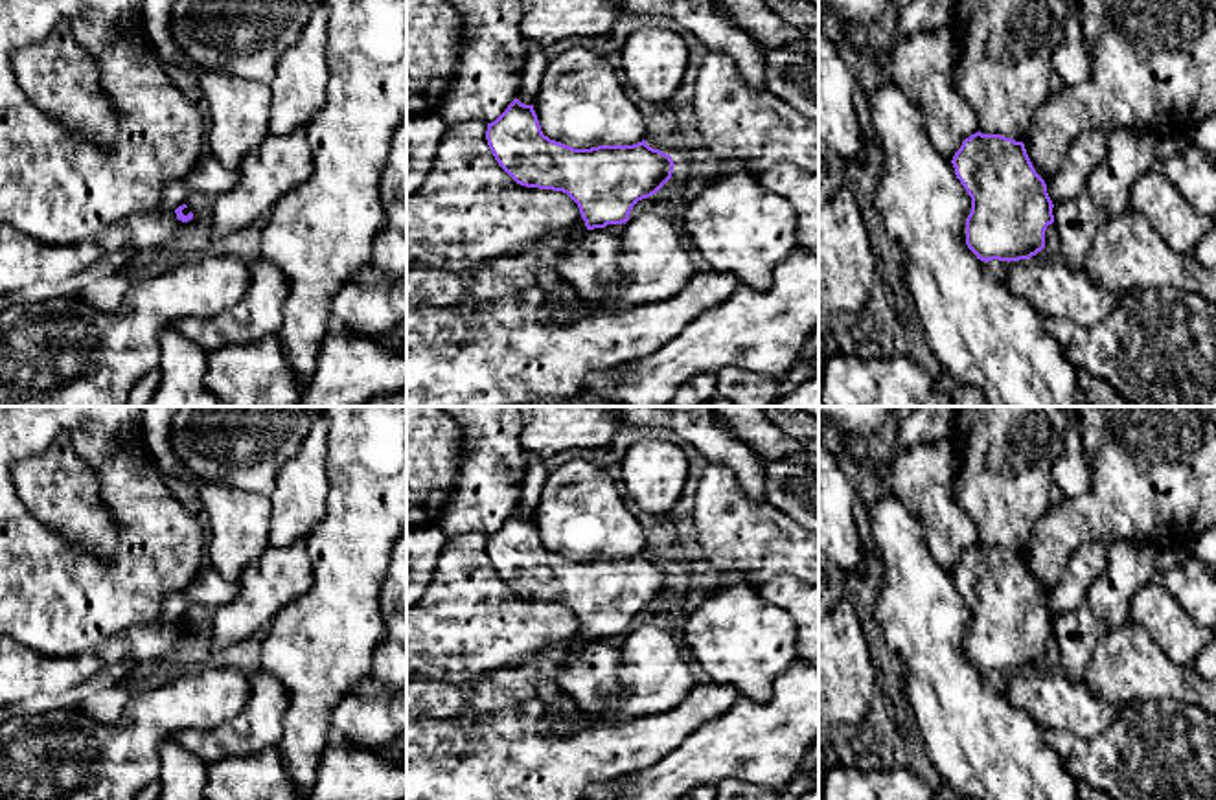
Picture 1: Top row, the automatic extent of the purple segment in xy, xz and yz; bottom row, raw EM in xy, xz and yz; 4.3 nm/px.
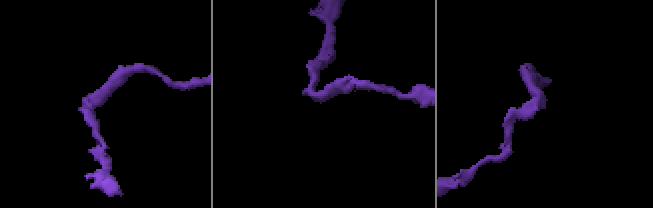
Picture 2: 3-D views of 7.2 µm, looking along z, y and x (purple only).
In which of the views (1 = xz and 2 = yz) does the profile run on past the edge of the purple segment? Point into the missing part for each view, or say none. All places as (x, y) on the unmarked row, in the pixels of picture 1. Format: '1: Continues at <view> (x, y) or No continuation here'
1: No continuation here
2: No continuation here

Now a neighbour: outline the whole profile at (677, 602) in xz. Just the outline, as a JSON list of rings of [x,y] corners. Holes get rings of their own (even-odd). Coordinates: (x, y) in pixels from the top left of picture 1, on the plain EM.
[[[681,587],[679,590],[670,590],[655,607],[673,612],[675,616],[683,616],[684,611],[695,601],[701,600],[706,594],[694,592],[686,587]]]

